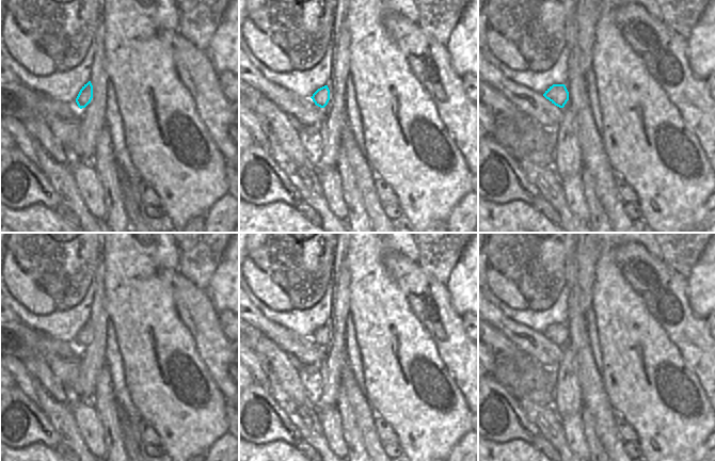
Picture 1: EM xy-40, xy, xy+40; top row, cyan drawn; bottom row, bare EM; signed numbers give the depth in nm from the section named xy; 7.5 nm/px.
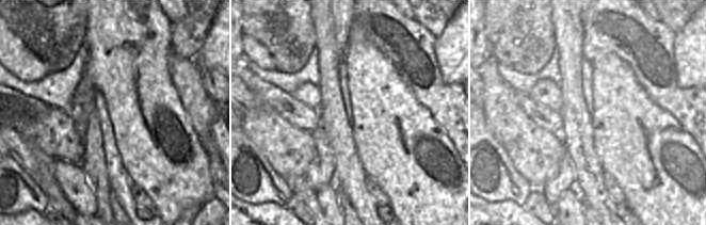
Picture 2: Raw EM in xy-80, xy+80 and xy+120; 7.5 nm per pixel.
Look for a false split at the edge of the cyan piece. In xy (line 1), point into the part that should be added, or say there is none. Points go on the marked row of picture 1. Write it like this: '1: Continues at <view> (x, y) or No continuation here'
1: Continues at xy (303, 109)

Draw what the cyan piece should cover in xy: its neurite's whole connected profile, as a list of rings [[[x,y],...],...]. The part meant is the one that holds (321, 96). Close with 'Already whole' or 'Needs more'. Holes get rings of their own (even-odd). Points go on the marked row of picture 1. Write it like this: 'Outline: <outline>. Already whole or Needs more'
Outline: [[[239,48],[239,80],[256,89],[264,97],[292,116],[302,127],[316,127],[323,117],[323,108],[330,100],[328,85],[318,89],[312,97],[301,97],[267,80]]]. Needs more

